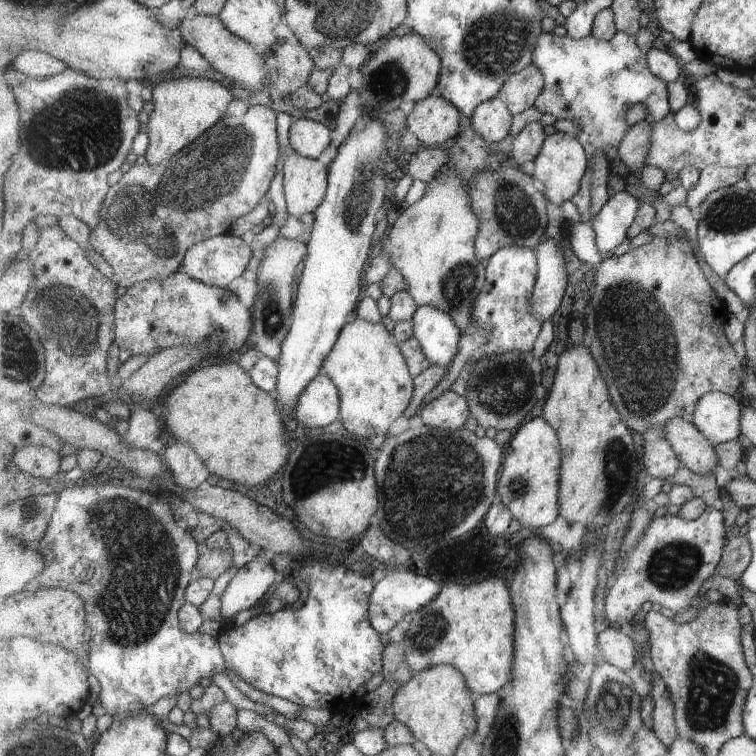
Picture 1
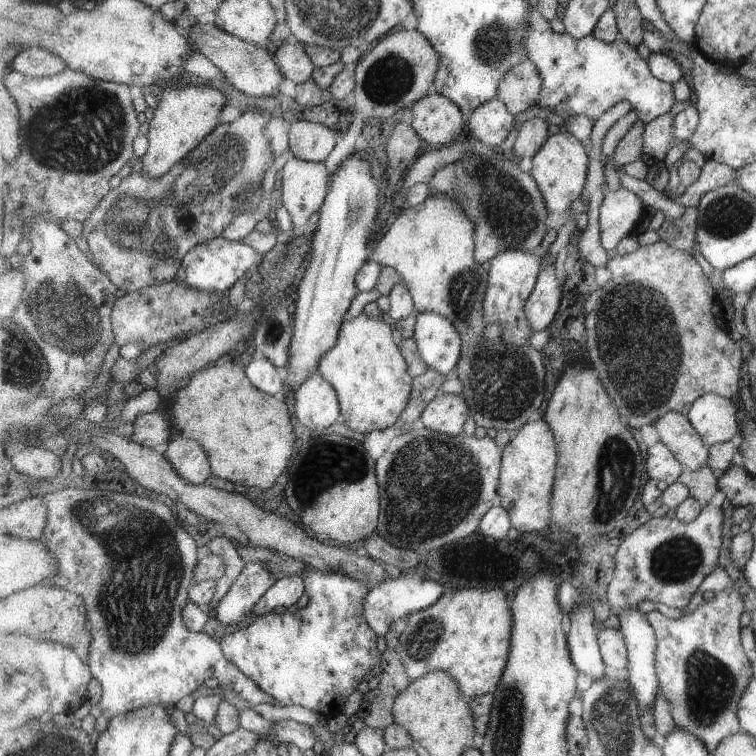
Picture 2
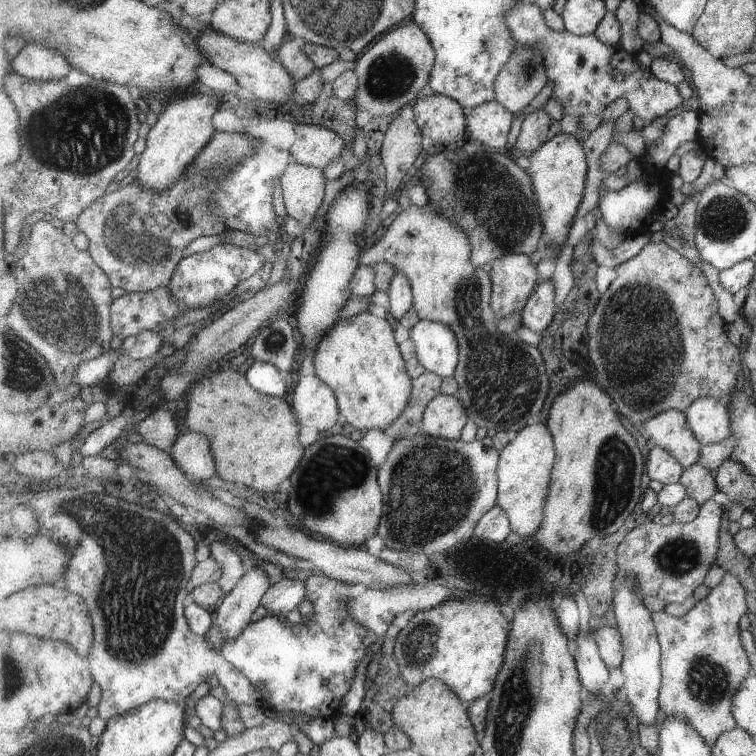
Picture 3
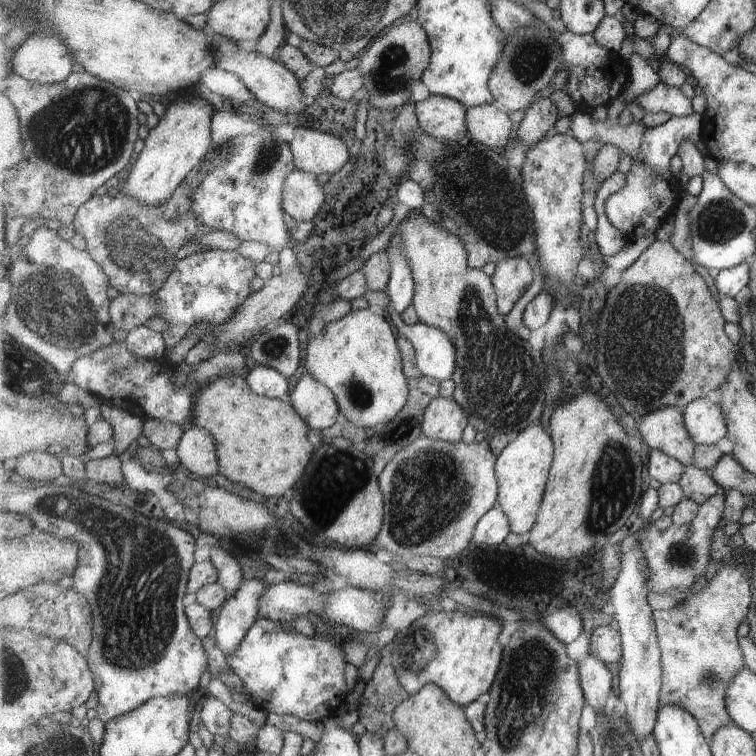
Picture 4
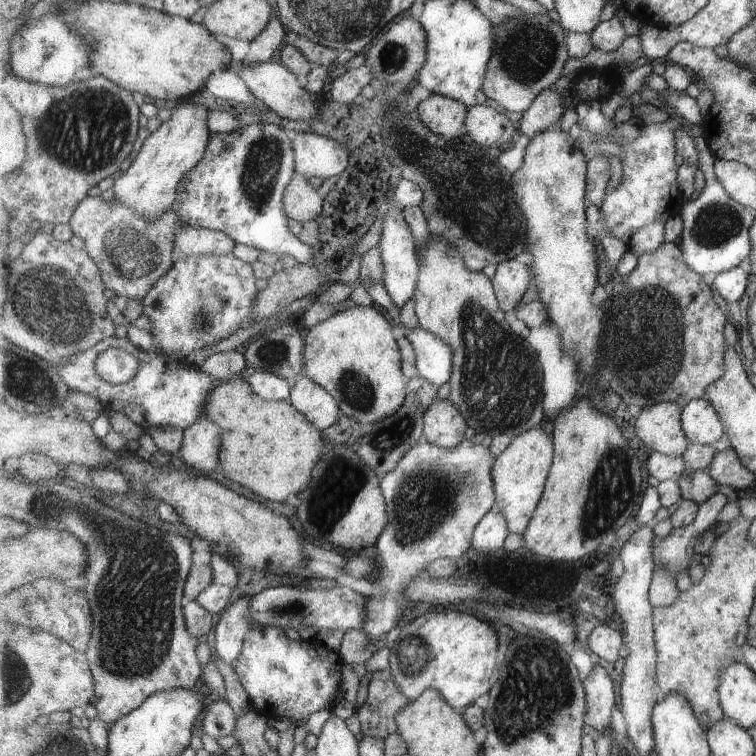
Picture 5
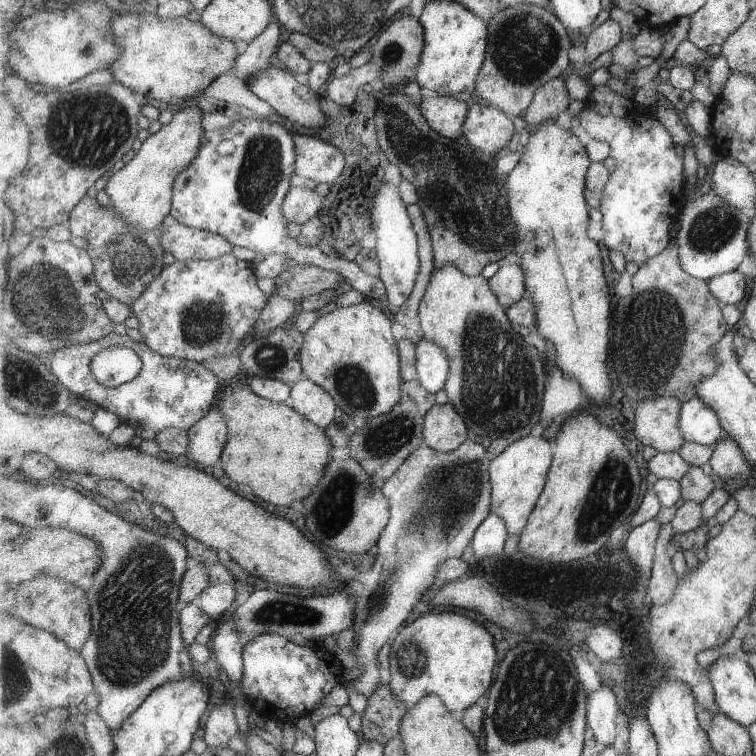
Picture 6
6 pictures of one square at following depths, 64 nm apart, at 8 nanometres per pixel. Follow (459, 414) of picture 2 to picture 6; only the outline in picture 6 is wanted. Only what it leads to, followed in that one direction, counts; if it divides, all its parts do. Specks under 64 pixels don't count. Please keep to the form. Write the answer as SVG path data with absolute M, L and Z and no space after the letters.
M450 402L436 406L425 416L424 445L438 452L453 452L468 439L469 428L465 419Z

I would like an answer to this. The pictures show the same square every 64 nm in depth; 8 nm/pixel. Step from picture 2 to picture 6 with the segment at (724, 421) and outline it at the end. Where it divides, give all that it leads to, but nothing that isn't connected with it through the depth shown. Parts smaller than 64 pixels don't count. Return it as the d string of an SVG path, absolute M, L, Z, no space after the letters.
M699 397L683 403L679 426L686 441L708 446L719 443L724 430L715 410Z

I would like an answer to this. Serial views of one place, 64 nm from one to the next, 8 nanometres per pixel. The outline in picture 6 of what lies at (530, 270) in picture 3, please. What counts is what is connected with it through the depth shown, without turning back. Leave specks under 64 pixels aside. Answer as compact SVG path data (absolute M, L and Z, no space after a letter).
M519 264L501 265L501 268L489 279L491 289L498 296L499 303L509 308L523 298L525 290L525 272Z

